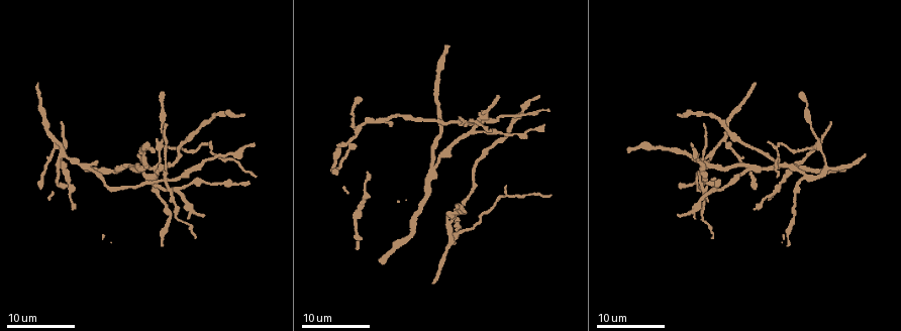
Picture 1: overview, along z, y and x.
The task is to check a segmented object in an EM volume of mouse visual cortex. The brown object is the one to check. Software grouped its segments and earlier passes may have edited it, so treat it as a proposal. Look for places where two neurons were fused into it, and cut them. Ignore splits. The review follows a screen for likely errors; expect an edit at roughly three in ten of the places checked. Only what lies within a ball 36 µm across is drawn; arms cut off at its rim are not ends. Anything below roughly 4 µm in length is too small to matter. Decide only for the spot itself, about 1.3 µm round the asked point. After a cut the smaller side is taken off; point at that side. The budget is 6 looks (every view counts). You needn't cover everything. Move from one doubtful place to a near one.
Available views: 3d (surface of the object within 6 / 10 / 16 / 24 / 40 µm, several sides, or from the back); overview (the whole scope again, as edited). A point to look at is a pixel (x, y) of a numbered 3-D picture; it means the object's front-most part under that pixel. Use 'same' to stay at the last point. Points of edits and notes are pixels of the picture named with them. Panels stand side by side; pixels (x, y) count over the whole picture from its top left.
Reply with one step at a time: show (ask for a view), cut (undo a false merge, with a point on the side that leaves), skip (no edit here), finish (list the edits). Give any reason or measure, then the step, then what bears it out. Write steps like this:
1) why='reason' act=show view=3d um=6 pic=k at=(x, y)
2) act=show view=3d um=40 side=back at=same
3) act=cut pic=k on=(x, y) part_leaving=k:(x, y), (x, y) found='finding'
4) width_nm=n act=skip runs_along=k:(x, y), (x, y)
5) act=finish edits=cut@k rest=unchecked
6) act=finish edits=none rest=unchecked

why='four arms meet' act=show view=3d um=16 pic=1 at=(161, 144)

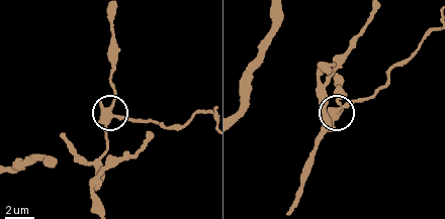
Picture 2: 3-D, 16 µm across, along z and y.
act=show view=3d um=6 pic=2 at=(333, 108)

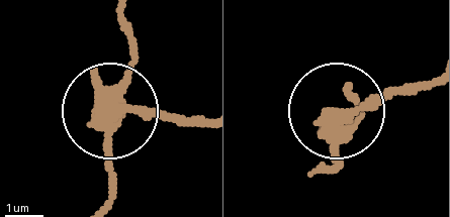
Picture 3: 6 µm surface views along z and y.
act=cut pic=3 on=(159, 110) part_leaving=3:(111, 113), (205, 122) found='two neurons meet here'

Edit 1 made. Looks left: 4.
why='arms part here' act=show view=3d um=24 pic=1 at=(803, 179)

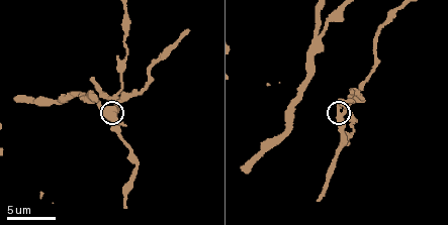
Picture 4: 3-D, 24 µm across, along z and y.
act=show view=3d um=6 pic=4 at=(338, 113)

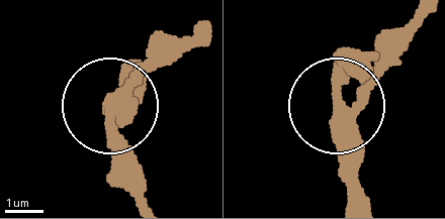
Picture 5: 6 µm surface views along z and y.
arms=3 act=skip found='all the same neuron'

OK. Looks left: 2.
why='three-way junction' act=show view=3d um=10 pic=4 at=(315, 40)

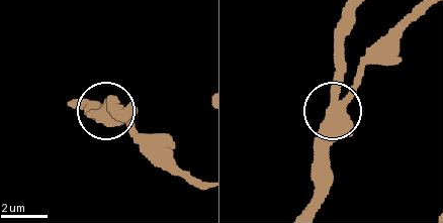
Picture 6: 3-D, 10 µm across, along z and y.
act=skip runs_along=6:(202, 187), (105, 111), (109, 103) found='one neuron here'

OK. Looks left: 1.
act=finish edits=cut@3 rest=unchecked

